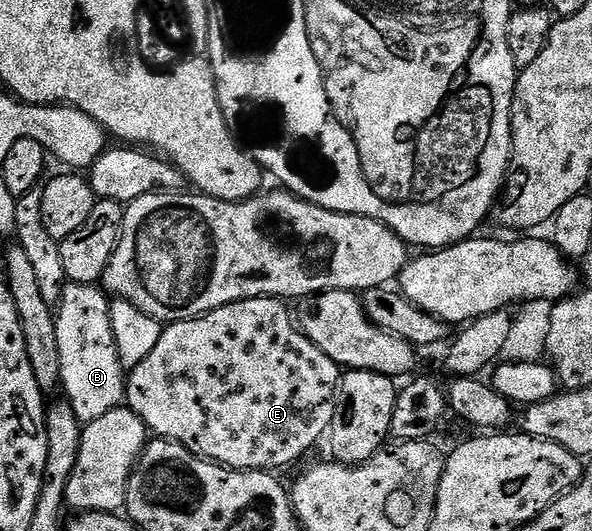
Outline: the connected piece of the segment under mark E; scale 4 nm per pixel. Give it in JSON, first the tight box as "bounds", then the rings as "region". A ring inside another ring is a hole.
{"bounds":[126,297,342,471],"region":[[[251,297],[235,301],[229,305],[218,307],[201,317],[192,317],[188,321],[173,321],[164,325],[158,344],[142,363],[135,365],[126,377],[126,405],[140,416],[146,423],[149,434],[165,441],[177,441],[185,445],[194,455],[203,457],[205,461],[215,461],[229,471],[237,469],[263,469],[265,471],[281,471],[287,465],[295,463],[299,457],[304,457],[316,444],[325,440],[330,423],[334,419],[336,406],[336,384],[342,376],[341,366],[330,359],[330,355],[318,351],[310,339],[300,330],[296,323],[293,310],[287,309],[285,302],[279,297]]]}

